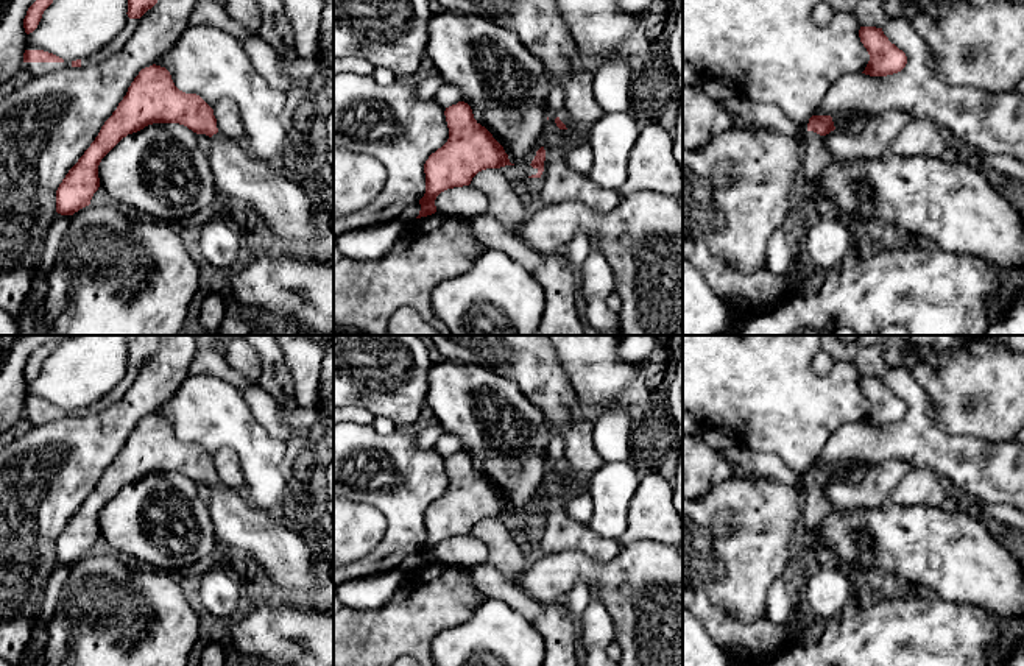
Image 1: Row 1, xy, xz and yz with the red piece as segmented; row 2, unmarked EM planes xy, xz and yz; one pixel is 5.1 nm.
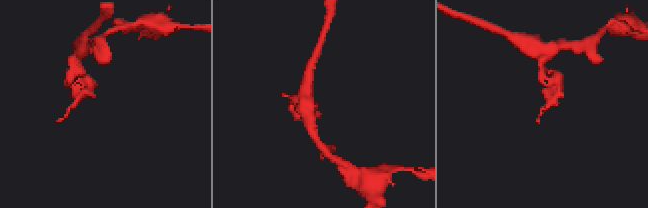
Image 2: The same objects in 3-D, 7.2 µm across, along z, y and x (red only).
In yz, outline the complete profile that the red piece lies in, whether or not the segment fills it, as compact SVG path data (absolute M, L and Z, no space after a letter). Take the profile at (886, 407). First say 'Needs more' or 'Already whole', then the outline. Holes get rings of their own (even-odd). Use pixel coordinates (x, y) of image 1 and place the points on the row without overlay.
Already whole. M860 376L859 387L870 404L870 410L862 423L870 426L887 426L906 416L906 402L888 390L882 377Z

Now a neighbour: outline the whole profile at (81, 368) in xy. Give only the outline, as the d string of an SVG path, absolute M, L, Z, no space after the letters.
M67 335L44 360L37 377L26 384L25 399L44 399L64 410L76 410L100 401L125 376L128 368L125 335Z

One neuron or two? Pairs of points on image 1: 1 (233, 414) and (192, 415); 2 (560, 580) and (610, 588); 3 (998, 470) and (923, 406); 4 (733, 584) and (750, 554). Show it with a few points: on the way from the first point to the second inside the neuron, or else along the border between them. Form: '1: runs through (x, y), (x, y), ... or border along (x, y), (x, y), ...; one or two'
1: runs through (223, 414), (201, 414); one
2: runs through (572, 574), (597, 576); one
3: runs through (974, 467), (957, 459), (928, 429); one
4: runs through (736, 576), (736, 568), (742, 562); one

